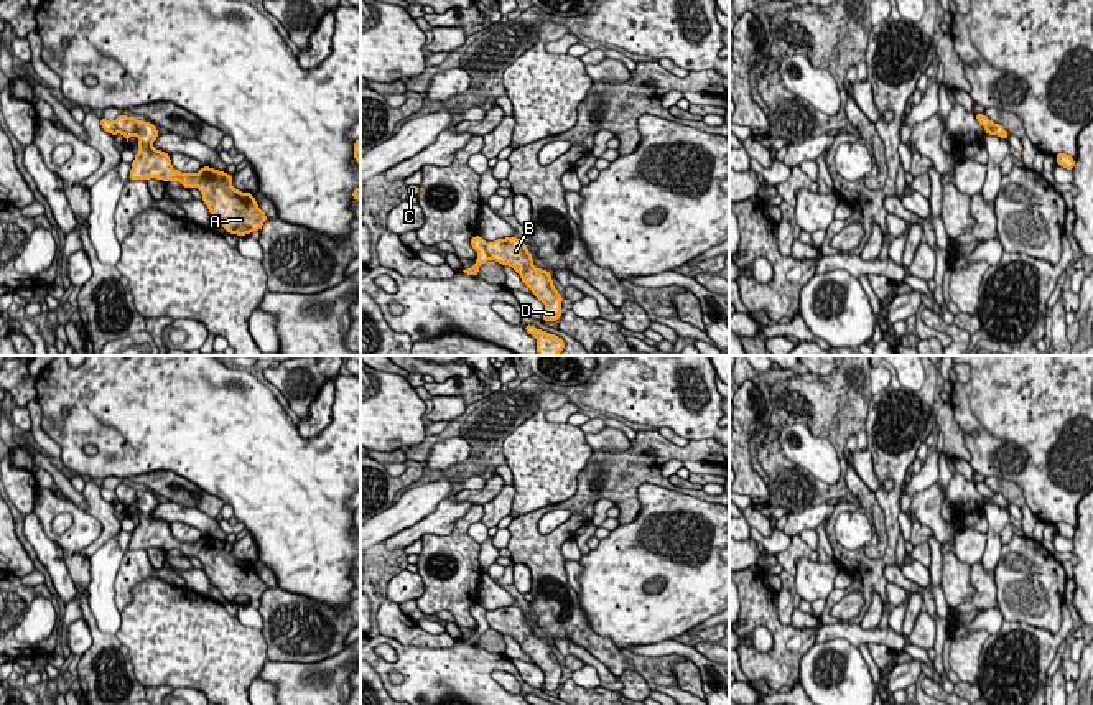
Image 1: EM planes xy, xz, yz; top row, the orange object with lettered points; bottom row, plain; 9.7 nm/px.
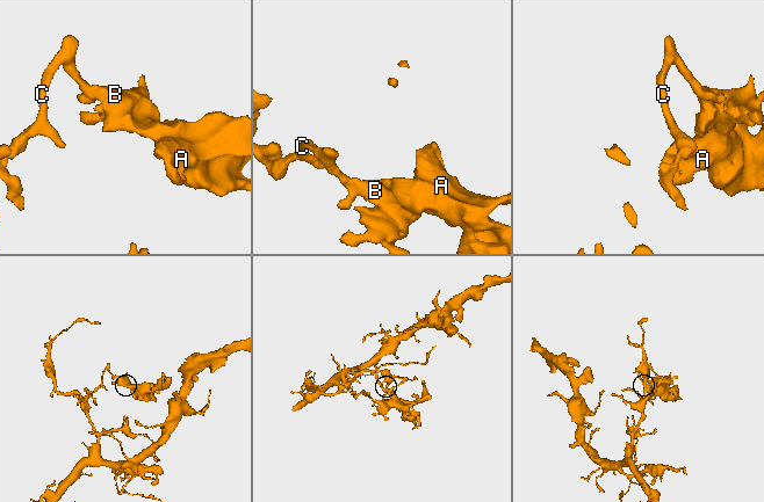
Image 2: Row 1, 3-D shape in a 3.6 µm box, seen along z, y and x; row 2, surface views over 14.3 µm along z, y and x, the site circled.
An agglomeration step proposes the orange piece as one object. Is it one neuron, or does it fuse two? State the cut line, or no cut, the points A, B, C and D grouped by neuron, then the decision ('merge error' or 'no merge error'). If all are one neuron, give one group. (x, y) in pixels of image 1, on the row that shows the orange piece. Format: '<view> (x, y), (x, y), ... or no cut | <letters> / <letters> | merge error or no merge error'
xz (484, 242), (484, 251), (489, 257) | A B D / C | merge error

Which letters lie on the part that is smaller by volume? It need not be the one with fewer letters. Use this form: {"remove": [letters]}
{"remove": ["A", "B", "D"]}

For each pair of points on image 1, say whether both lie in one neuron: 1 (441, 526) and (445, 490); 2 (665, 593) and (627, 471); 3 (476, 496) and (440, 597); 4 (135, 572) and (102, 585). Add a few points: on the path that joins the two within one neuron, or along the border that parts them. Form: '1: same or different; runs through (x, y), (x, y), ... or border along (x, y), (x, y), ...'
1: different; border along (446, 498), (415, 522)
2: different; border along (675, 491), (642, 485), (639, 514), (621, 526)
3: different; border along (474, 503), (481, 506)
4: different; border along (125, 552), (116, 577), (116, 606), (119, 611)

